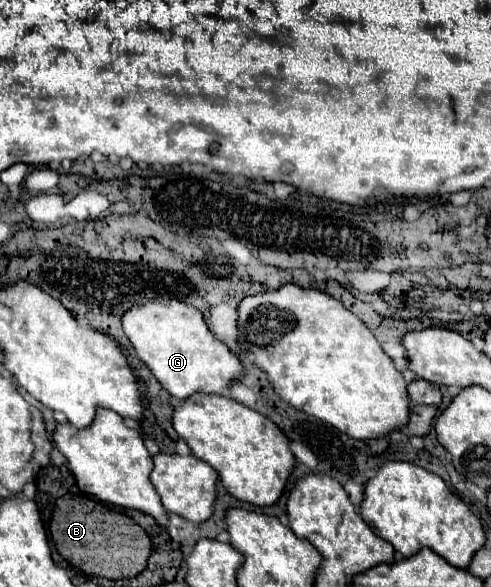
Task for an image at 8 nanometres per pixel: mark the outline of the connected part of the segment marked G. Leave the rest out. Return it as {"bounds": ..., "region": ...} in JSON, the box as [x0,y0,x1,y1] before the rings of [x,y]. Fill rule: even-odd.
{"bounds":[122,298,244,400],"region":[[[176,298],[132,304],[130,310],[122,314],[122,328],[138,358],[178,400],[184,400],[194,392],[224,394],[244,372],[240,360],[226,348],[226,344],[212,336],[202,312]]]}

